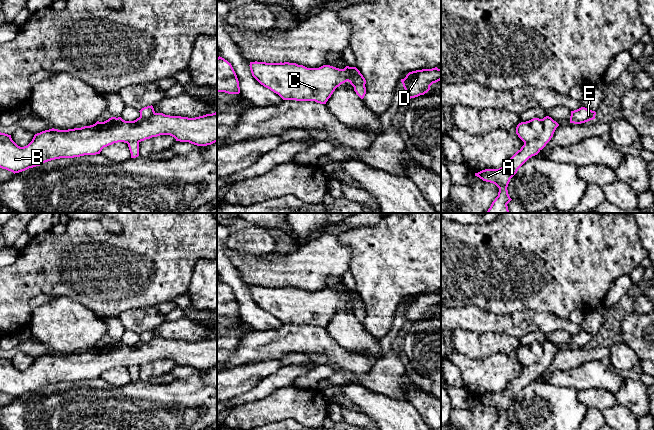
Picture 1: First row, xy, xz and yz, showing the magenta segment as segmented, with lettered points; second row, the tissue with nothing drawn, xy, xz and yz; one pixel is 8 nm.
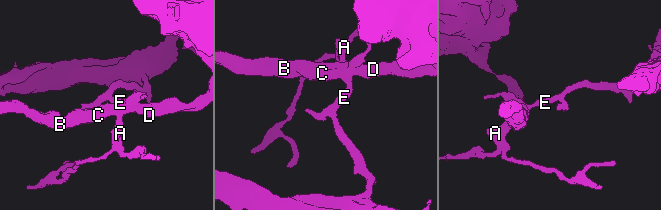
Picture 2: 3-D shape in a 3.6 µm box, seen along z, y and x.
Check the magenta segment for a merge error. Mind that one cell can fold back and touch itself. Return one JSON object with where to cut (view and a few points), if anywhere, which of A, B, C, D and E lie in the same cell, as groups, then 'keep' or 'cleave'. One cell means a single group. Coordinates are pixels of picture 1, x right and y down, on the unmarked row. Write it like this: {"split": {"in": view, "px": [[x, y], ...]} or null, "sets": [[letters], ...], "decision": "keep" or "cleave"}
{"split": {"in": "yz", "px": [[541, 343], [542, 357], [534, 365], [540, 373]]}, "sets": [["A", "B", "C", "D"], ["E"]], "decision": "cleave"}

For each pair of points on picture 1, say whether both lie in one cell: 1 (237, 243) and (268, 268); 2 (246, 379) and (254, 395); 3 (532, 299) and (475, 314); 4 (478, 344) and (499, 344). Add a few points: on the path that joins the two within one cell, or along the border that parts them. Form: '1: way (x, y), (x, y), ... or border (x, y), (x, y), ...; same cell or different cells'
1: border (228, 248), (254, 255), (273, 252); different cells
2: border (270, 375), (262, 378), (250, 389), (230, 400); different cells
3: border (465, 305), (475, 305), (496, 315); different cells
4: way (483, 344), (494, 344); same cell

